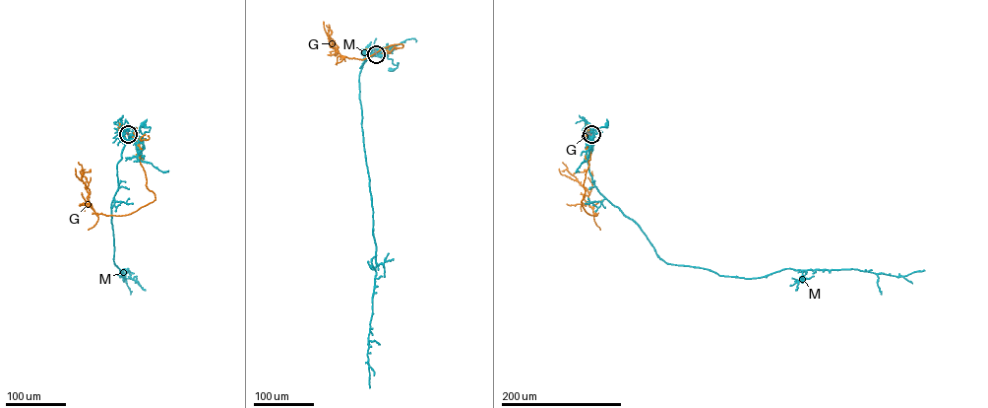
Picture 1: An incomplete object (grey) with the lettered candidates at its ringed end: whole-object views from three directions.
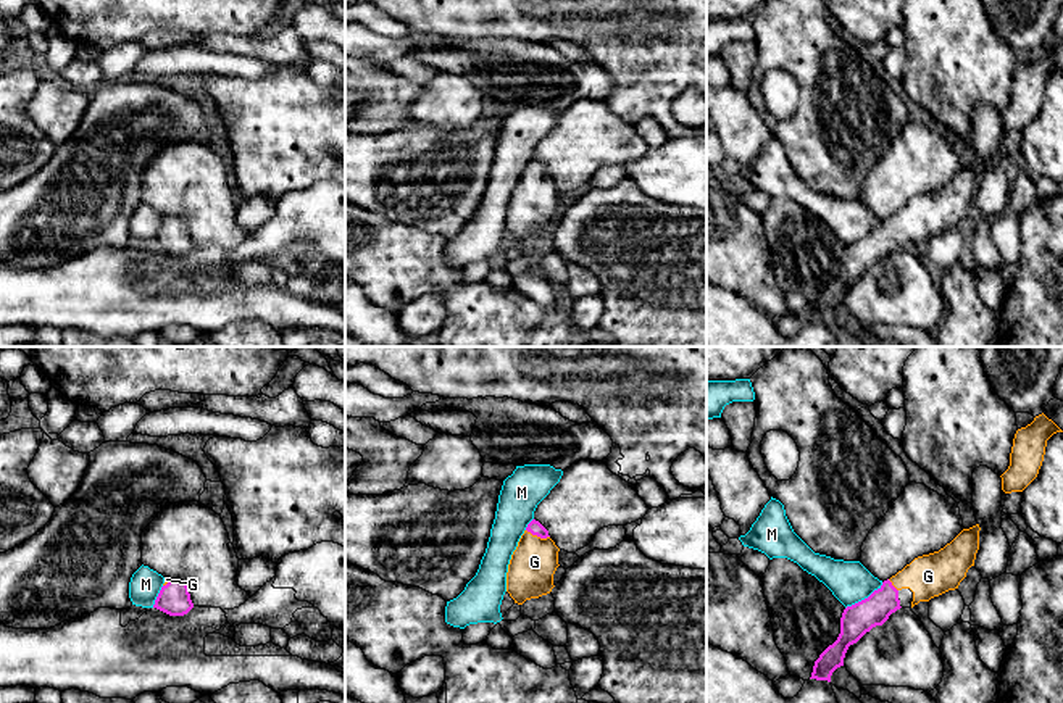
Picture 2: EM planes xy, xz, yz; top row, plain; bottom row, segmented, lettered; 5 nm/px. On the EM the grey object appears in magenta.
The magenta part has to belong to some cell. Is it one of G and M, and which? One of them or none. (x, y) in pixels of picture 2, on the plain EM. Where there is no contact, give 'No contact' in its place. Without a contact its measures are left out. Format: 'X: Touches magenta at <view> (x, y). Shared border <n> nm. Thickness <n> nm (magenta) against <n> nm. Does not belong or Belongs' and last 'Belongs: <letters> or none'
G: Touches magenta at xz (537, 174). Shared border 130 nm. Thickness 70 nm (magenta) against 220 nm. Belongs
M: Touches magenta at yz (865, 237). Shared border 240 nm. Thickness 160 nm (magenta) against 200 nm. Does not belong
Belongs: G

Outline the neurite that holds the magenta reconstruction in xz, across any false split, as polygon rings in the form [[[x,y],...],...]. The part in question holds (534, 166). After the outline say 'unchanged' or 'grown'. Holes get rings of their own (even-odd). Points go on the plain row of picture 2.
[[[532,158],[521,174],[511,193],[506,211],[506,231],[515,242],[539,237],[552,231],[553,213],[558,203],[560,187],[550,177],[548,169]]] | grown

